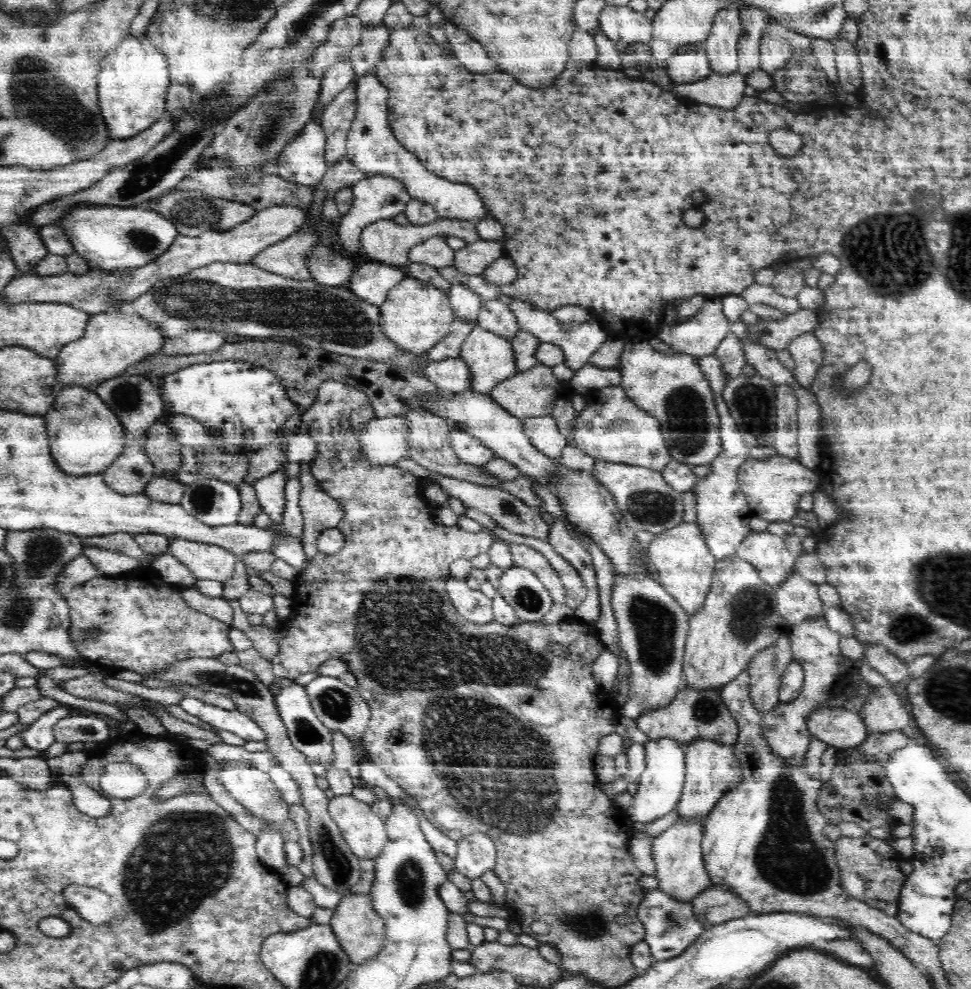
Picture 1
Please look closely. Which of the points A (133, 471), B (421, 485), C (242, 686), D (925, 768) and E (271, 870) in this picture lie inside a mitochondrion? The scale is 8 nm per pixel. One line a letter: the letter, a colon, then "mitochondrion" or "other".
A: mitochondrion
B: other
C: mitochondrion
D: other
E: other

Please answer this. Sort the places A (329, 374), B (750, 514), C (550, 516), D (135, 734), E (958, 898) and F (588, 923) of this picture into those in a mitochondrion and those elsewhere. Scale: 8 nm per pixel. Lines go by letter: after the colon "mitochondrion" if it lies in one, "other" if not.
A: other
B: other
C: other
D: other
E: other
F: mitochondrion

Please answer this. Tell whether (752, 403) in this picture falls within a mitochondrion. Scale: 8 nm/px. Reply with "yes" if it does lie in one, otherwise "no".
yes

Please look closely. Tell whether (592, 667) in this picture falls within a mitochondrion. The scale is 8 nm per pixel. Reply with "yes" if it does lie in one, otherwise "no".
no

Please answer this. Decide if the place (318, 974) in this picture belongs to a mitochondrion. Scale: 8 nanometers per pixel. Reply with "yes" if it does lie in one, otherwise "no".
yes

